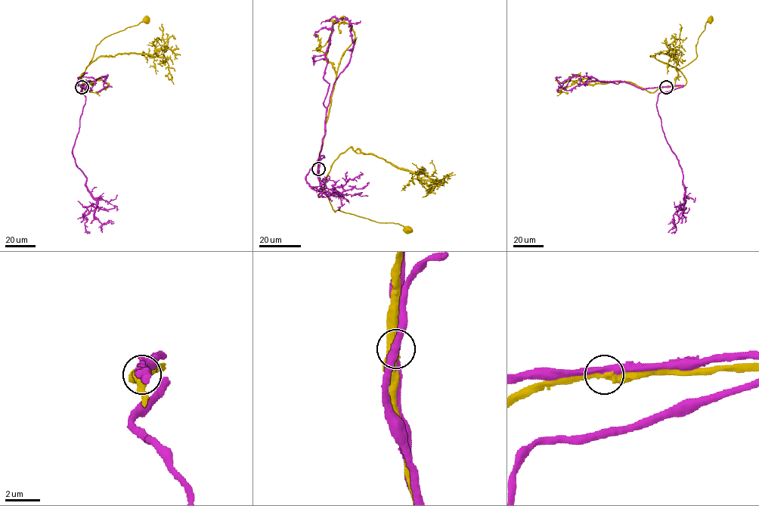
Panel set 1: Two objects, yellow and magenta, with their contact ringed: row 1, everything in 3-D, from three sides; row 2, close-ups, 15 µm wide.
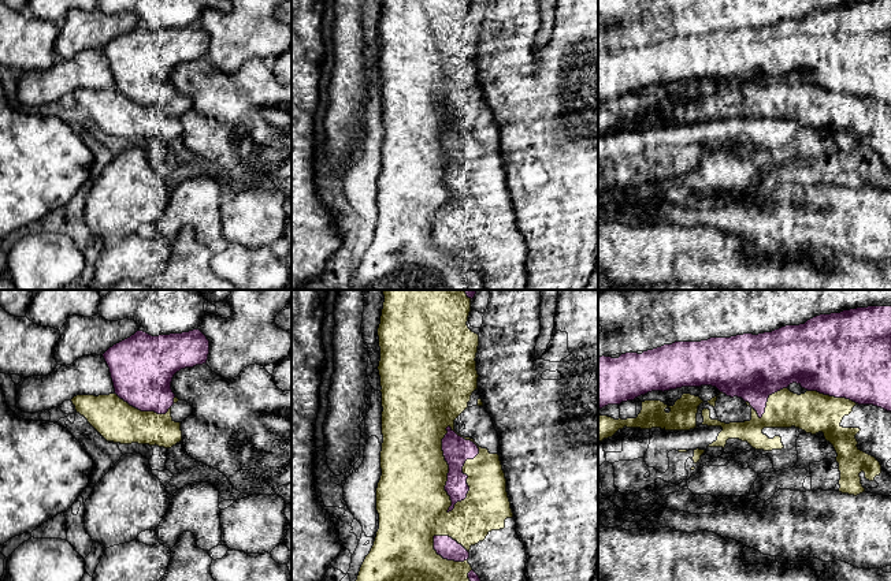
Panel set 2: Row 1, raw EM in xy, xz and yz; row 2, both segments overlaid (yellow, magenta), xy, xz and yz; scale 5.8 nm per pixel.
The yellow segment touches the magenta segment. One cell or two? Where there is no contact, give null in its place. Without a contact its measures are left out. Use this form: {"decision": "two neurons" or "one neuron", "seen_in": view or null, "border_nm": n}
{"decision": "two neurons", "seen_in": "xz", "border_nm": 500}

